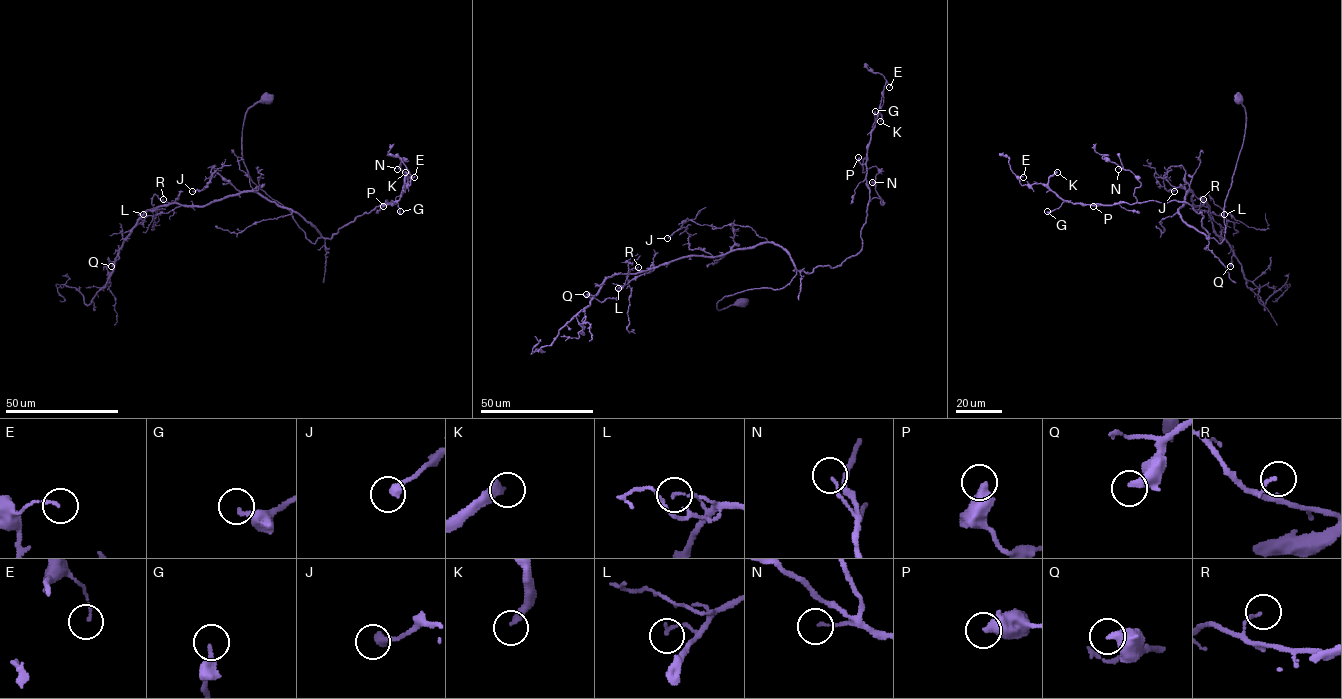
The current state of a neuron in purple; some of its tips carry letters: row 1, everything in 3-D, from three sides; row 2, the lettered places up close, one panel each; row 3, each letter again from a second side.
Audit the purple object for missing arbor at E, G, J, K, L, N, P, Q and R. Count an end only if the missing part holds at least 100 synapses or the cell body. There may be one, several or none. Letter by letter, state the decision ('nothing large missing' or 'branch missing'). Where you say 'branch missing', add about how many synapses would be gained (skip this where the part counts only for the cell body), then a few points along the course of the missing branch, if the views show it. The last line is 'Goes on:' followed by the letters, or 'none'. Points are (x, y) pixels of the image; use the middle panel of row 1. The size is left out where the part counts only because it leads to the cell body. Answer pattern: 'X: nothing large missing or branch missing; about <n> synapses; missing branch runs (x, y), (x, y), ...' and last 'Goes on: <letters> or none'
E: nothing large missing
G: nothing large missing
J: nothing large missing
K: branch missing; about 250 synapses; missing branch runs (880, 121), (870, 132), (859, 122), (843, 120), (830, 125), (817, 119), (790, 119), (780, 124), (762, 121)
L: nothing large missing
N: nothing large missing
P: nothing large missing
Q: nothing large missing
R: nothing large missing
Goes on: K

